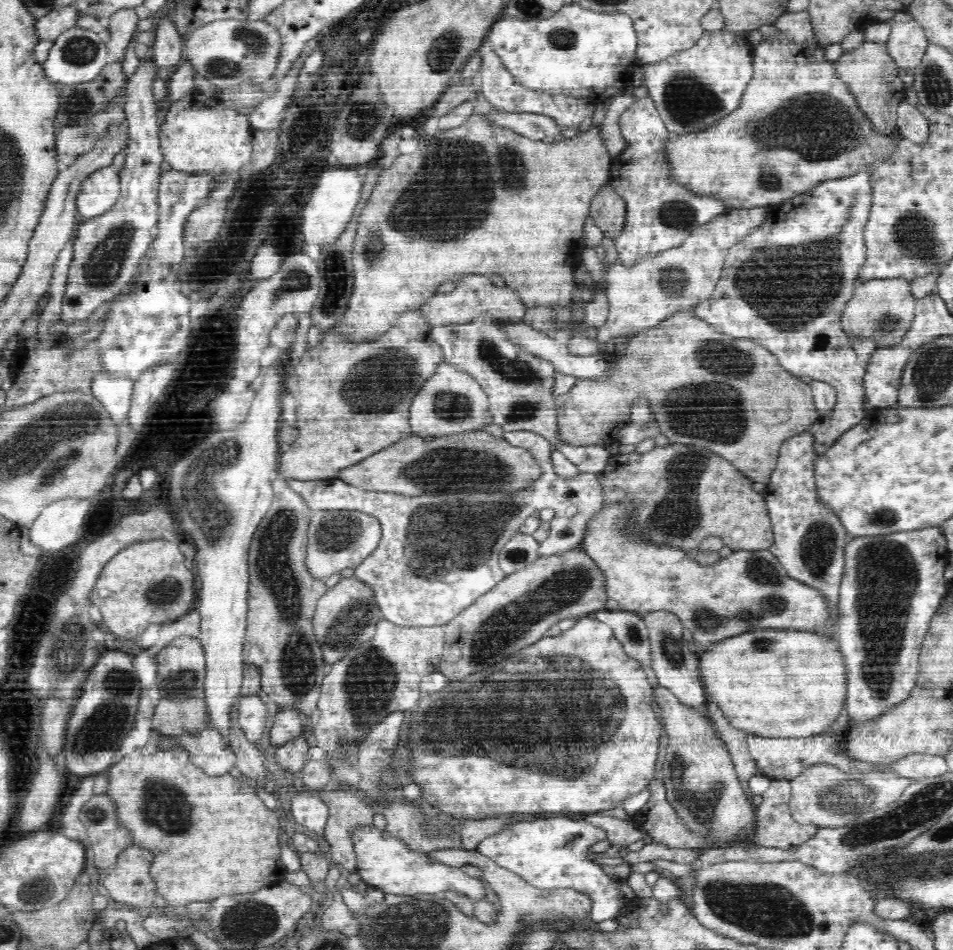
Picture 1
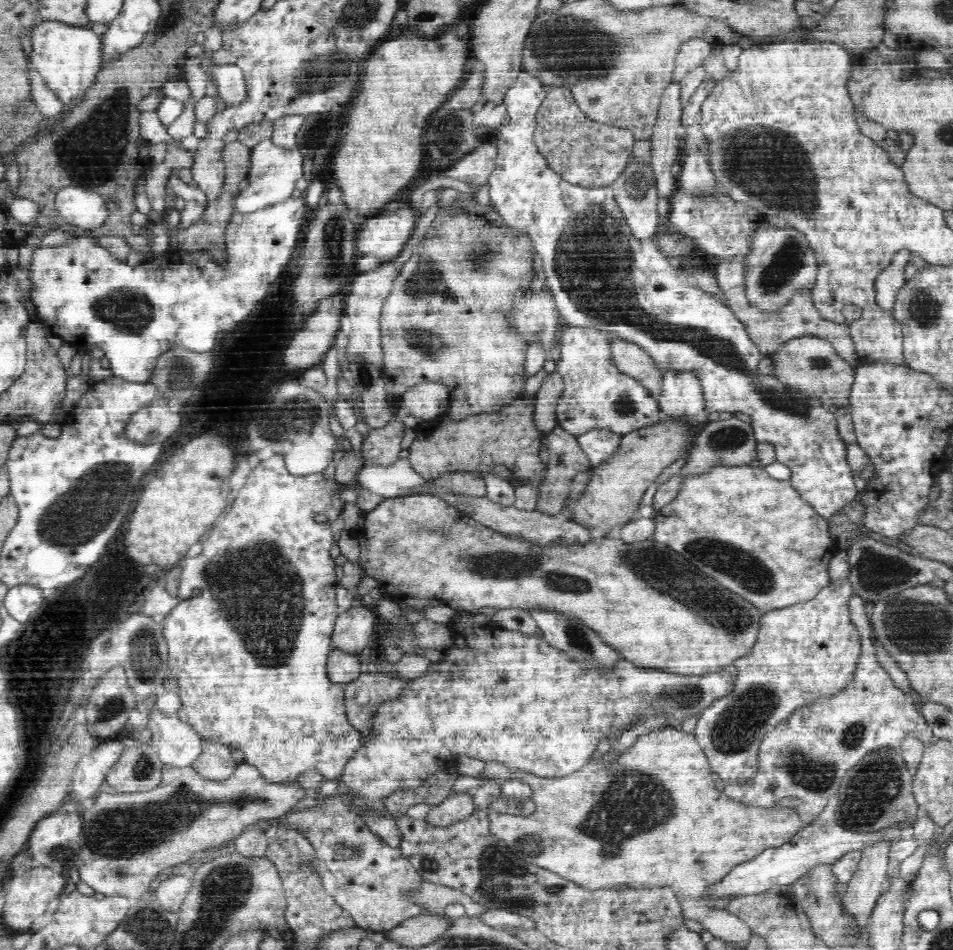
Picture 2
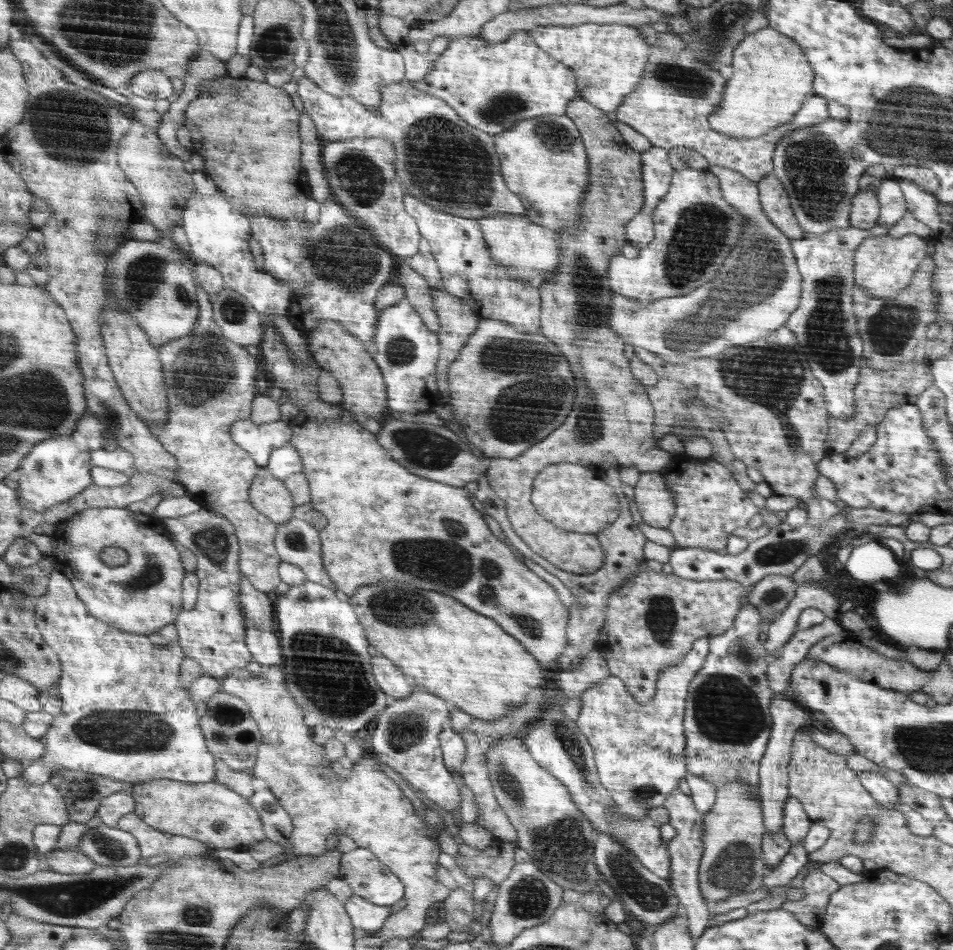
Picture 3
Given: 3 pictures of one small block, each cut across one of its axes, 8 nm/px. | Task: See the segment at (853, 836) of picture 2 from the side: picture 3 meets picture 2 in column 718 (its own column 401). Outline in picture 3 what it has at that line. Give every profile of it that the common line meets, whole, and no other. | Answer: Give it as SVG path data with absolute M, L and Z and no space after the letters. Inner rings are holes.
M356 848L341 858L338 879L346 881L354 895L378 906L392 906L404 896L402 882L370 850Z

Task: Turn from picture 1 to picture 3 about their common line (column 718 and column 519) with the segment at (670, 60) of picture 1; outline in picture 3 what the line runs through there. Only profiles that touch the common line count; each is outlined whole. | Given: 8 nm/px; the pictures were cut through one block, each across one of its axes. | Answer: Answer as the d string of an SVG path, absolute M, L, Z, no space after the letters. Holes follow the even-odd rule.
M517 30L504 42L490 44L477 36L460 36L449 42L441 52L431 72L411 85L423 93L445 100L471 126L492 136L505 133L519 120L549 115L564 115L573 98L580 96L576 71L560 62L535 42L529 31Z

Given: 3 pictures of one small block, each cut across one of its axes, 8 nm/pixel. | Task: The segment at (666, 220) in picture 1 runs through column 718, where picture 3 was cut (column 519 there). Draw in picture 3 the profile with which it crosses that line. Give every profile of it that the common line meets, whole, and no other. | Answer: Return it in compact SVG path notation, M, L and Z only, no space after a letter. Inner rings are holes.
M306 77L297 81L297 93L308 123L318 129L323 141L365 137L393 142L396 175L402 187L430 206L471 219L526 214L524 203L509 189L502 175L493 136L462 120L442 98L423 93L404 80L385 86L382 106L377 111L350 97L329 95Z

